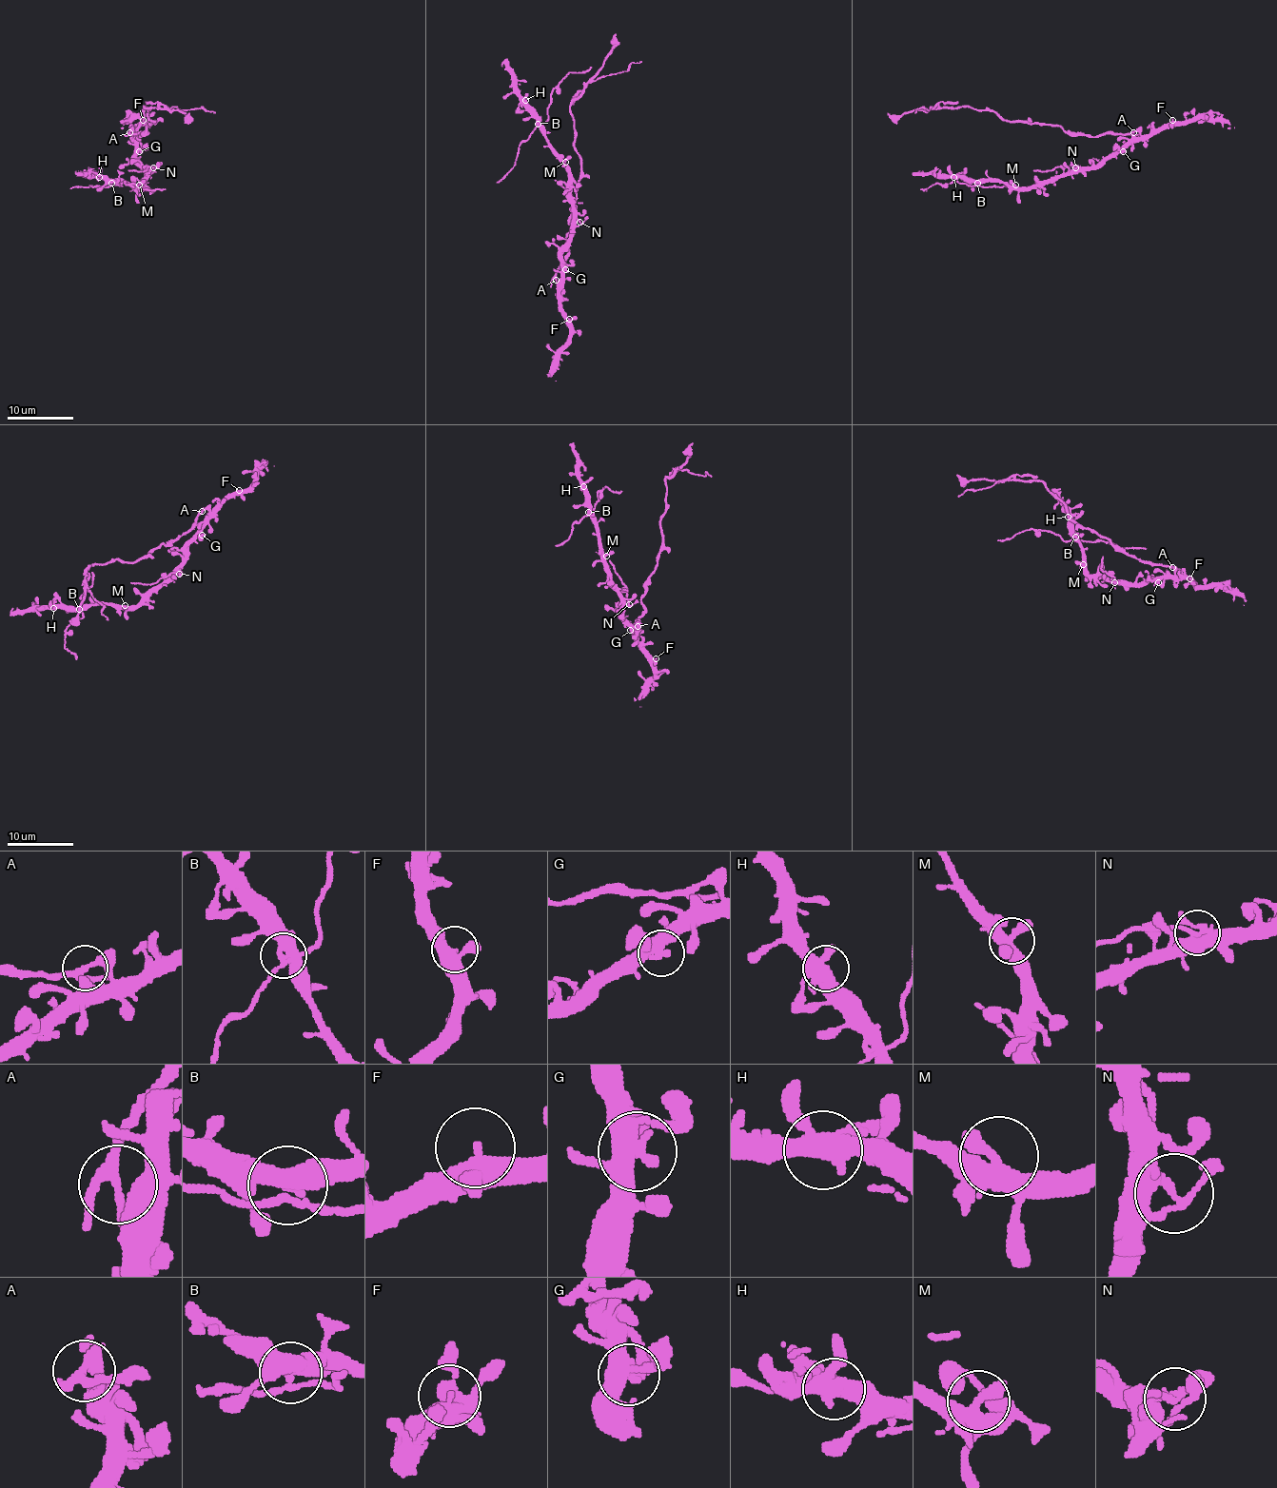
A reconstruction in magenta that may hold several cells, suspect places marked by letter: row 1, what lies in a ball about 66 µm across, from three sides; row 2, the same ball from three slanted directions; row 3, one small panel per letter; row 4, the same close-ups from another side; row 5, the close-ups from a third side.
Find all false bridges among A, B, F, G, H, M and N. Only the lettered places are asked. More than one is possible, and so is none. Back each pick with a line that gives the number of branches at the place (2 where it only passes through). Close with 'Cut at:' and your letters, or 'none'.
A: branches 3
B: branches 4
N: branches 3
Cut at: A, B, N

